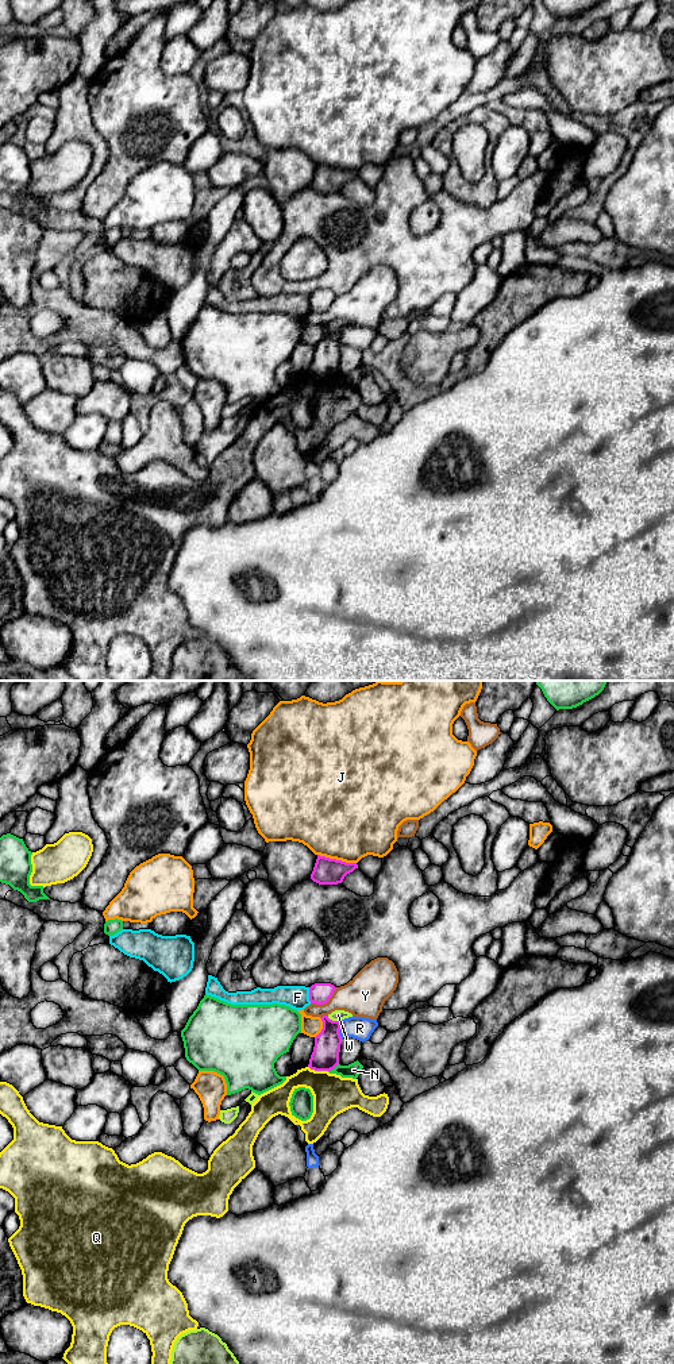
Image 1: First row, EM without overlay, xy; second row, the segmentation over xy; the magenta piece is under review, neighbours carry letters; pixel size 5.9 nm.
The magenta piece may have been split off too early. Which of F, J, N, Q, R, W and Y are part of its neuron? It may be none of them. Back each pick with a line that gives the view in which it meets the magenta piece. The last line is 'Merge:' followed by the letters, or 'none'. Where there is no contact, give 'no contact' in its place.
Merge: none

